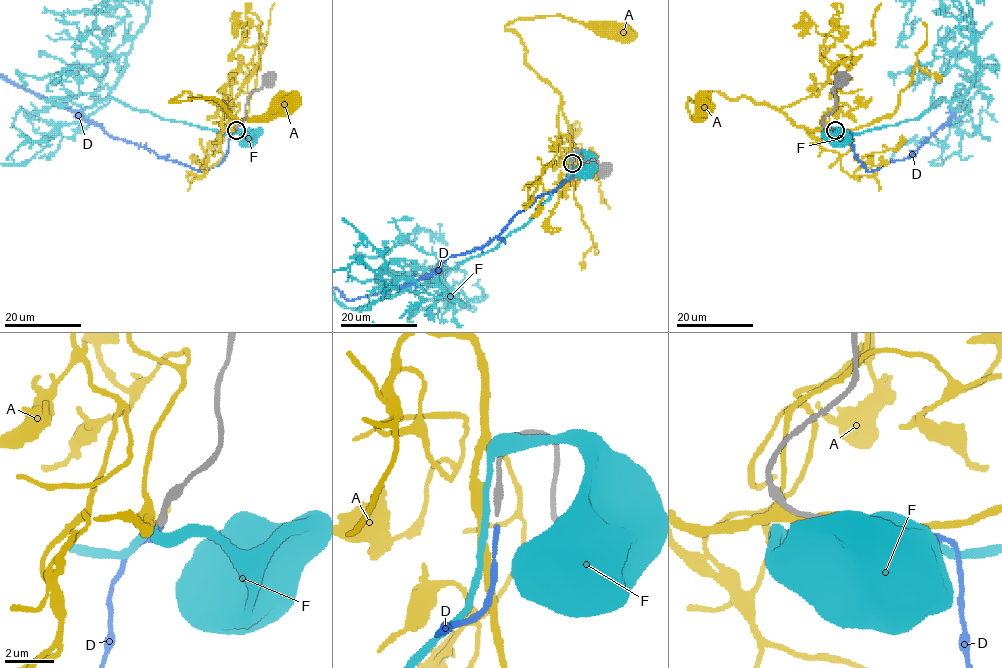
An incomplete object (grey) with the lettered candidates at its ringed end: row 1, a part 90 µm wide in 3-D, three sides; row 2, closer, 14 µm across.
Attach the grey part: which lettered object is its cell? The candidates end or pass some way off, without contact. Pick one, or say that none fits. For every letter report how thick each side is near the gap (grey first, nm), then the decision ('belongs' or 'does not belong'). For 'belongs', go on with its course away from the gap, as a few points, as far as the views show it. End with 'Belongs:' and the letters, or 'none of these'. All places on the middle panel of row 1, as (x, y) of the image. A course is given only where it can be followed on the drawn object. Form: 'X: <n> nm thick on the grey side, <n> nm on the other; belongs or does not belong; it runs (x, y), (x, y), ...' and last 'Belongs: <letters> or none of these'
A: 240 nm thick on the grey side, 440 nm on the other; does not belong
D: 240 nm thick on the grey side, 200 nm on the other; belongs
F: 240 nm thick on the grey side, 280 nm on the other; does not belong
Belongs: D

